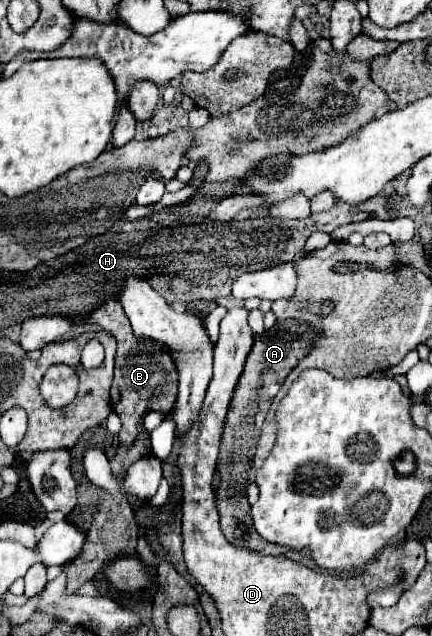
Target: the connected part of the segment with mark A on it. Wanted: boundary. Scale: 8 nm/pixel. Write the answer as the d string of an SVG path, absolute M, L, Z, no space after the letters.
M286 320L282 324L274 324L270 328L270 334L266 332L266 334L256 336L256 342L254 342L254 346L252 346L252 350L248 354L244 372L242 372L242 376L238 380L236 390L234 390L234 396L232 396L232 402L230 402L230 408L228 408L228 414L226 414L226 422L224 422L222 442L220 442L220 454L218 454L218 474L220 474L220 480L218 480L218 486L216 486L214 494L216 494L216 508L218 508L218 514L220 514L222 534L226 536L226 540L230 544L234 544L238 548L254 550L254 552L260 552L260 554L282 554L282 550L288 550L288 548L282 548L282 546L272 546L262 536L258 536L258 532L256 532L256 528L252 524L252 514L250 514L250 504L248 504L248 498L246 498L246 488L250 484L252 456L256 452L256 444L258 444L258 438L260 438L260 430L262 430L266 412L268 412L274 396L278 394L284 378L300 362L300 358L306 356L306 352L310 352L312 338L314 338L314 334L308 330L308 326L306 324L298 324L298 320Z

